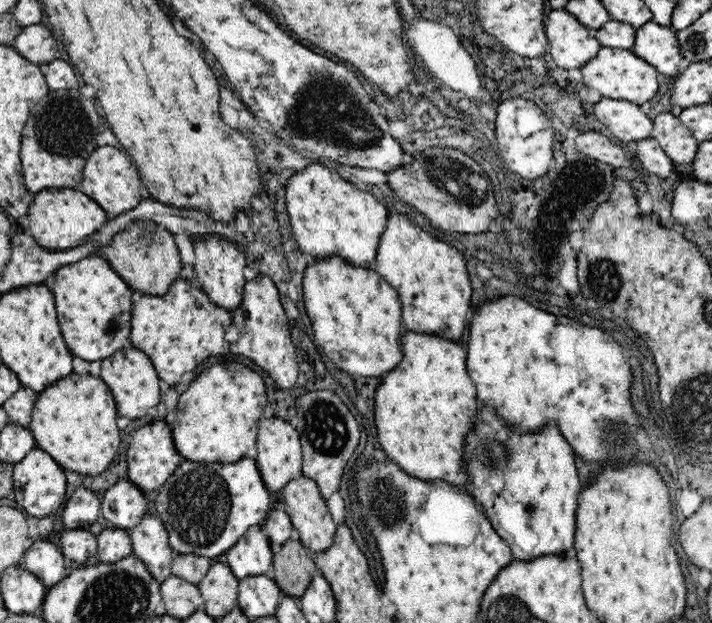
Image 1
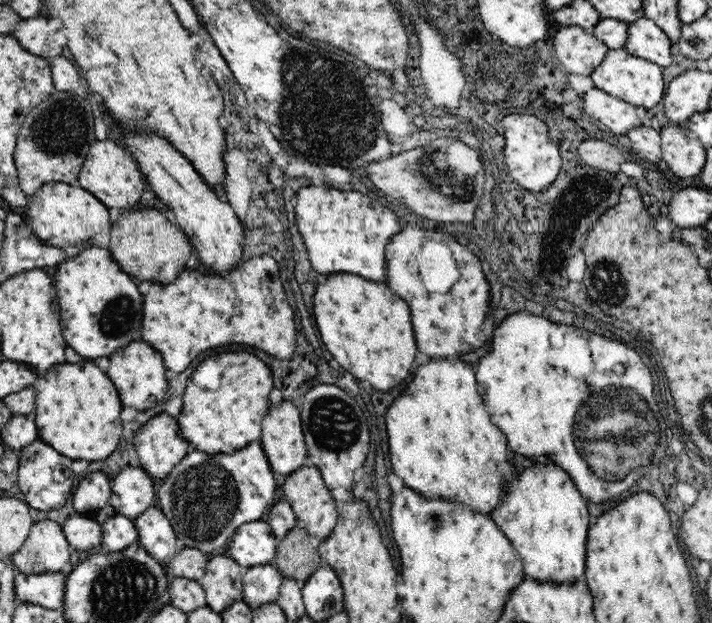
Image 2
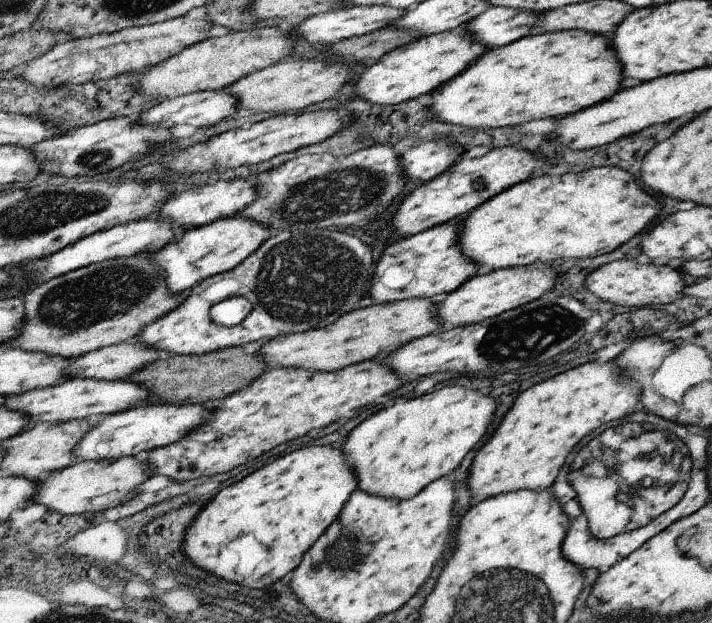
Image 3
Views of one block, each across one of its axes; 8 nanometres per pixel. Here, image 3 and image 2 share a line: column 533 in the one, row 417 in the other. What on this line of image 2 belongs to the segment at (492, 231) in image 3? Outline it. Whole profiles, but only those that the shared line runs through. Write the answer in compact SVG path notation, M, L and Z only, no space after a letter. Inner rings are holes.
M244 352L222 353L218 358L210 356L194 369L194 376L187 382L186 392L181 397L184 406L177 422L180 434L192 449L208 455L227 454L260 441L262 420L270 410L269 395L273 390L270 369L263 361L260 362L255 355Z

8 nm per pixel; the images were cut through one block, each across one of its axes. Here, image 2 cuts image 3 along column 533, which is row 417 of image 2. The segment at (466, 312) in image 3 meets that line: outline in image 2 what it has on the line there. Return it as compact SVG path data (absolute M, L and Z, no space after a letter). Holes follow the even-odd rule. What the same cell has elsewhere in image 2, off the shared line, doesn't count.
M290 401L282 402L279 406L270 408L264 416L261 424L261 438L264 455L268 459L270 470L274 474L290 475L296 470L303 468L307 463L307 448L302 433L302 419L298 406Z

